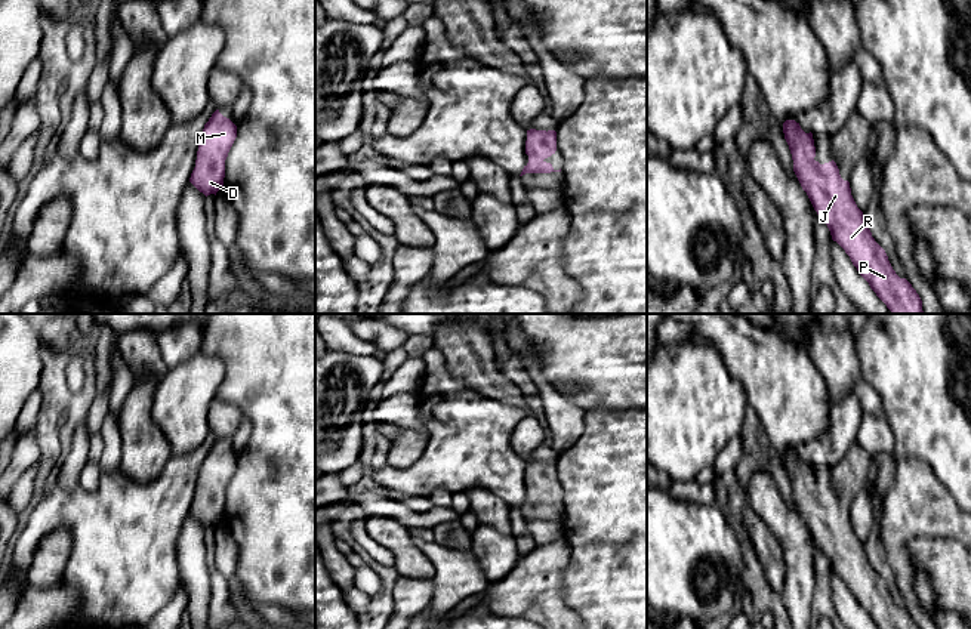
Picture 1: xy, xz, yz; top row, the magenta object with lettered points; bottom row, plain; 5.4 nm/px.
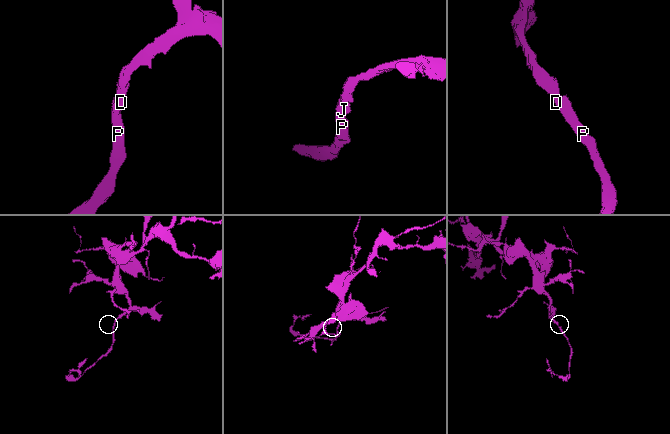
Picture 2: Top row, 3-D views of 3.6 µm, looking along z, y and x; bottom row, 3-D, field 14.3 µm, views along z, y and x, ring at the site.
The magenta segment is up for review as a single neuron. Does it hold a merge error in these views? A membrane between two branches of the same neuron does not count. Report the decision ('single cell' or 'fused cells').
single cell

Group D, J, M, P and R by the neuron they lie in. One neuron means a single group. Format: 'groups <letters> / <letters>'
groups D J M P R

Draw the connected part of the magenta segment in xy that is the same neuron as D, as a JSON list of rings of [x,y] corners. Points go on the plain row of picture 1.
[[[219,441],[204,456],[189,514],[206,528],[224,519],[225,491],[237,469],[237,457]]]

